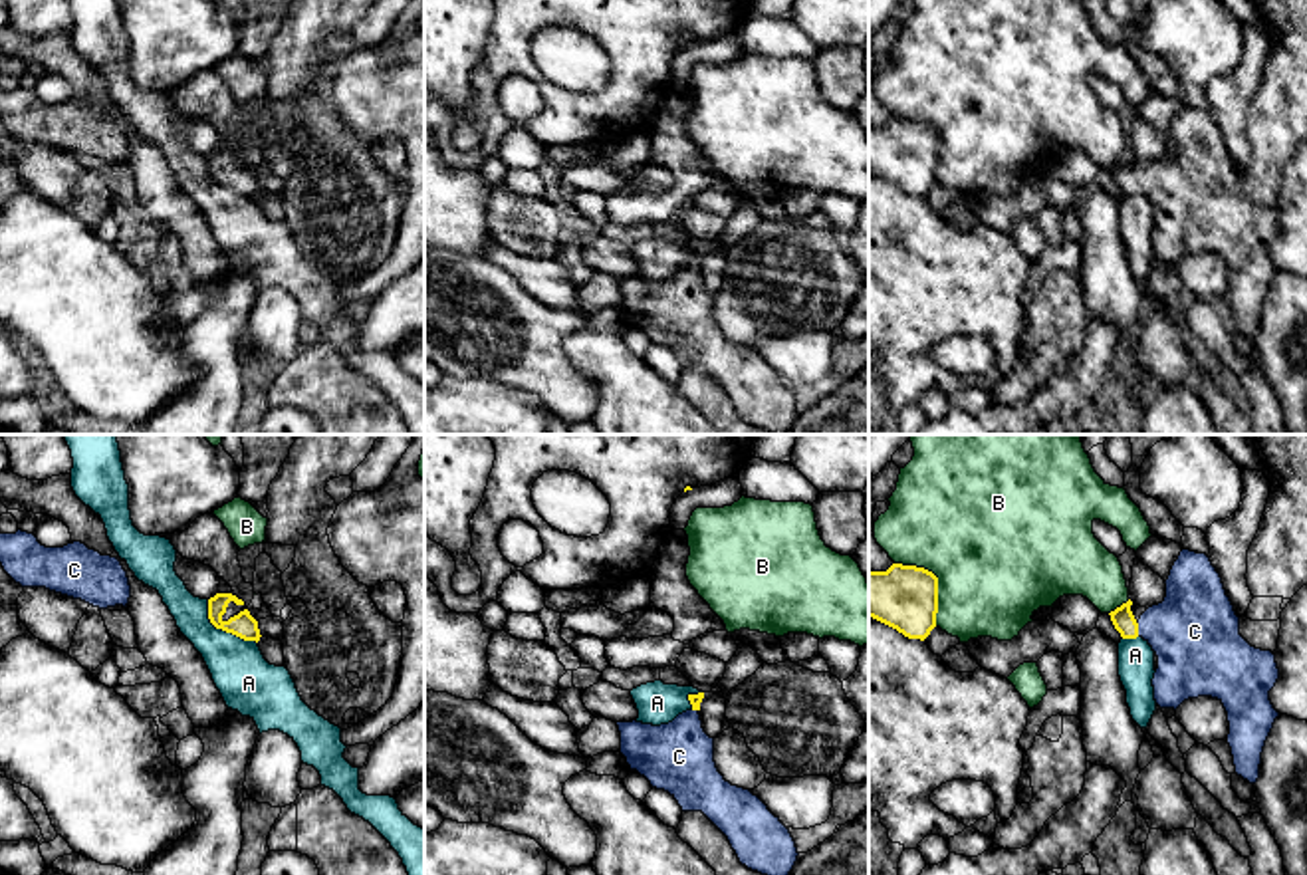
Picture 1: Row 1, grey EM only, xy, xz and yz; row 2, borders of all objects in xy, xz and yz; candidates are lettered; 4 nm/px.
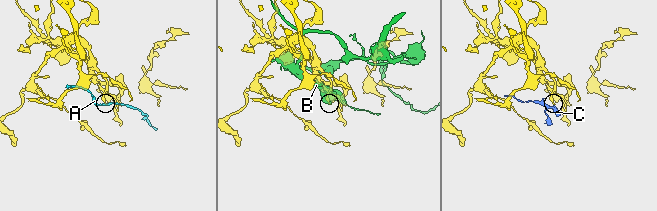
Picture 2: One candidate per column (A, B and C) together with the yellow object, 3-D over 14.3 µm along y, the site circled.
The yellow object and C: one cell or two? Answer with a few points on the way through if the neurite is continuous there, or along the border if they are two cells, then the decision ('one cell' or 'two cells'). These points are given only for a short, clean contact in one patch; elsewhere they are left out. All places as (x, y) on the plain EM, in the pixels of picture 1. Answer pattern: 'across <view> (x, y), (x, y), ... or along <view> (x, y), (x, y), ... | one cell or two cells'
across yz (1123, 175), (1137, 185), (1194, 187) | one cell

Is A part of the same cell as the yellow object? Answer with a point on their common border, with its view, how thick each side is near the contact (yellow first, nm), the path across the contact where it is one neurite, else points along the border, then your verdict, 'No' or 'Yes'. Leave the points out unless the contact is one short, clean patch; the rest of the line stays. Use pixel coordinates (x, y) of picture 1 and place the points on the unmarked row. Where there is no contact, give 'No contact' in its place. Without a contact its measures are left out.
Touches yellow at xy (223, 185). Thickness 100 nm (yellow) against 240 nm. No

